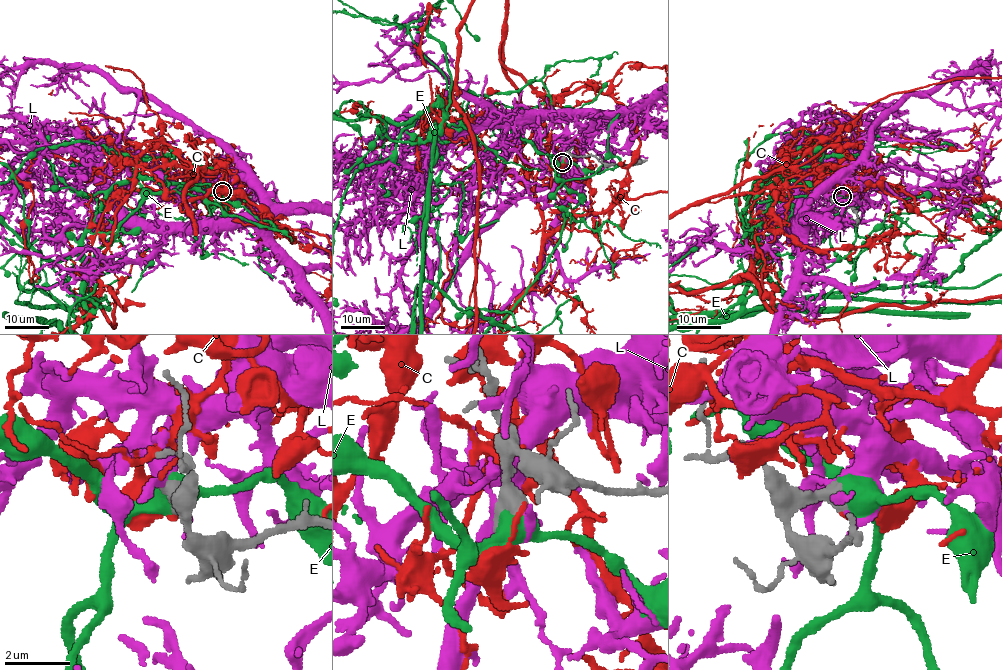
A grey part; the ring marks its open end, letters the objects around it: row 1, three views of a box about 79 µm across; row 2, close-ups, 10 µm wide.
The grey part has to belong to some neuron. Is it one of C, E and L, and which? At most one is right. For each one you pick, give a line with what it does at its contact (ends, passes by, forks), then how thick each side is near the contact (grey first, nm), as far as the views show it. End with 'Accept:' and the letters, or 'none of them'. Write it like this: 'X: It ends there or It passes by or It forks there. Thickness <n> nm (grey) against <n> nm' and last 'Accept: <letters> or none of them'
Accept: none of them

